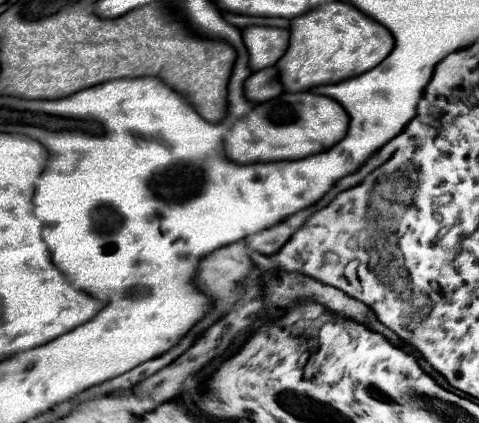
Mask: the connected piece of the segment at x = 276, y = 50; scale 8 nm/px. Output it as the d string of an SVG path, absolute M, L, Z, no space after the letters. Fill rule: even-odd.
M248 26L242 30L242 40L250 54L252 72L274 66L288 48L288 30L270 26Z

